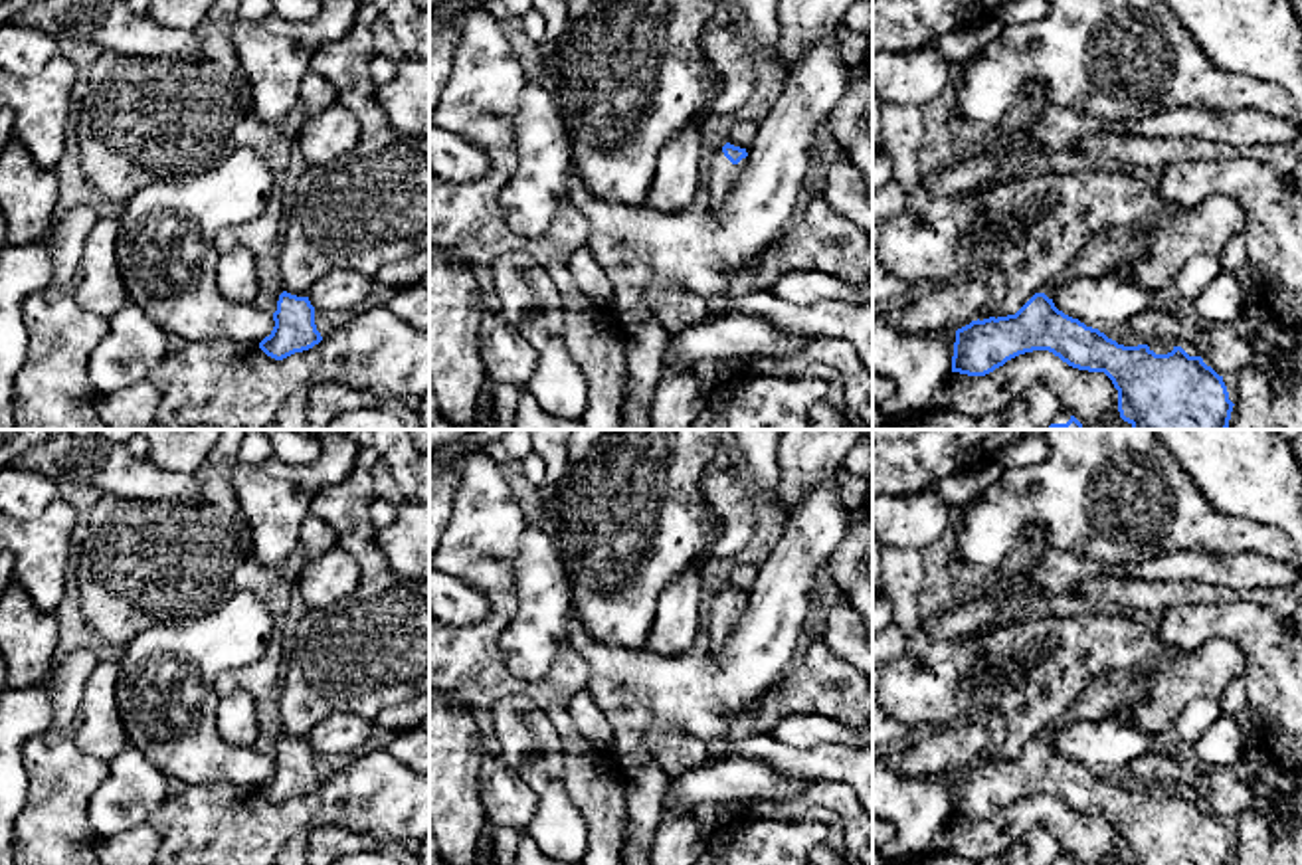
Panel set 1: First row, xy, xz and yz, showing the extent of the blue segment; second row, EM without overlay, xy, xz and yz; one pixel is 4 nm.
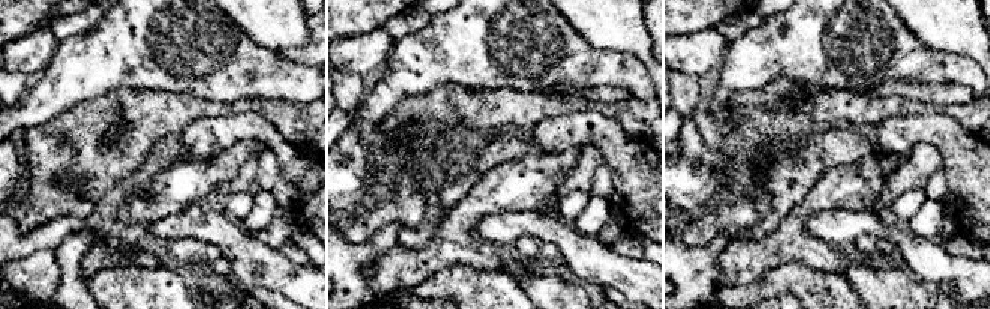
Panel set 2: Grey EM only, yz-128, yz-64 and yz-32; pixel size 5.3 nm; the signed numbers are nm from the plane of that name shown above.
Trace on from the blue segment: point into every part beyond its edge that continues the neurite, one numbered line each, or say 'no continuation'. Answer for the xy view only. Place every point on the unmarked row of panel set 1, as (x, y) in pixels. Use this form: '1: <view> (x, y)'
no continuation

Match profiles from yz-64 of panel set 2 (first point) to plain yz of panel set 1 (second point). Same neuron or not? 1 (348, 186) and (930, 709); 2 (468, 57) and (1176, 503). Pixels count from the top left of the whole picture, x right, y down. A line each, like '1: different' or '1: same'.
1: same
2: same

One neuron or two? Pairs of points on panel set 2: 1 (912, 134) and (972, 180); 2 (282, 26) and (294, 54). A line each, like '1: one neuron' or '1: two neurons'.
1: one neuron
2: two neurons

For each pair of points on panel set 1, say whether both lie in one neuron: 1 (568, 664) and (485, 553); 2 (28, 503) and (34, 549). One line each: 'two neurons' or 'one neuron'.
1: one neuron
2: two neurons

